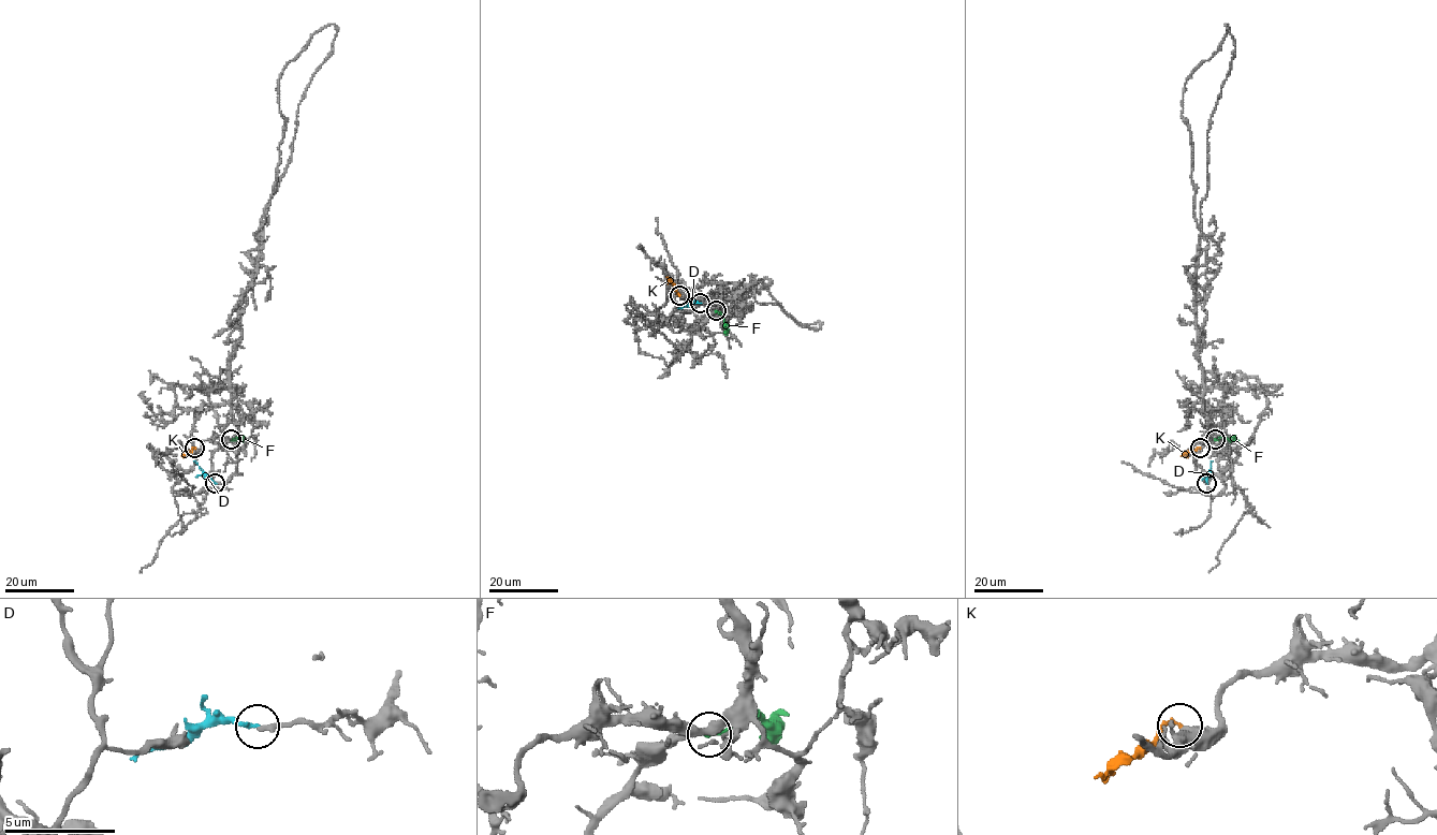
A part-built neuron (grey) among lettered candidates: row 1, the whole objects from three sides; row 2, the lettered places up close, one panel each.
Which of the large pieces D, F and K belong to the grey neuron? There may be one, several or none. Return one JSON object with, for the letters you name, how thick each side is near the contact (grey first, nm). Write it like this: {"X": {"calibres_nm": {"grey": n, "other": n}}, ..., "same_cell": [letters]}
{"D": {"calibres_nm": {"grey": 240, "other": 220}}, "same_cell": ["D"]}

